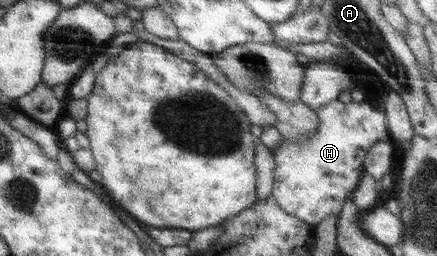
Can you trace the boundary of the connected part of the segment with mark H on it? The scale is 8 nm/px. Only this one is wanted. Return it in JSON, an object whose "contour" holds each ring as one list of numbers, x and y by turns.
{"contour":[[337,99,316,113,320,125,312,137,305,139,305,141,288,141,283,137,281,144,276,149,272,149,276,165,271,195,277,199,286,213,311,225,340,213,346,203,346,195,349,191,354,191,357,188,358,182,365,172,363,161,368,149,378,141,391,140,386,114,376,109,374,105,370,105,368,101,344,104]]}

